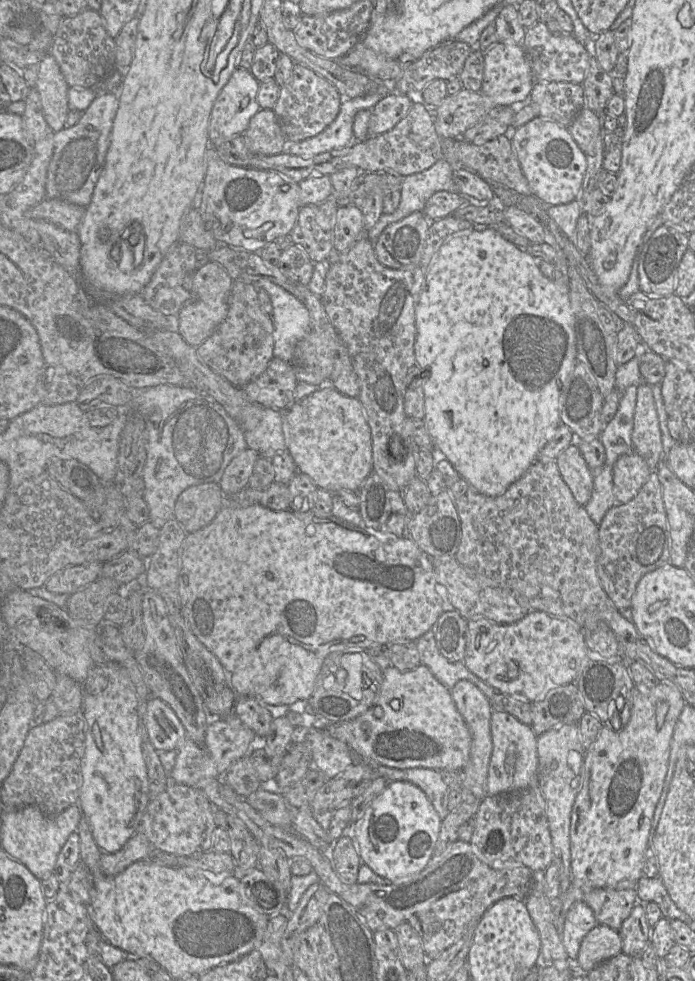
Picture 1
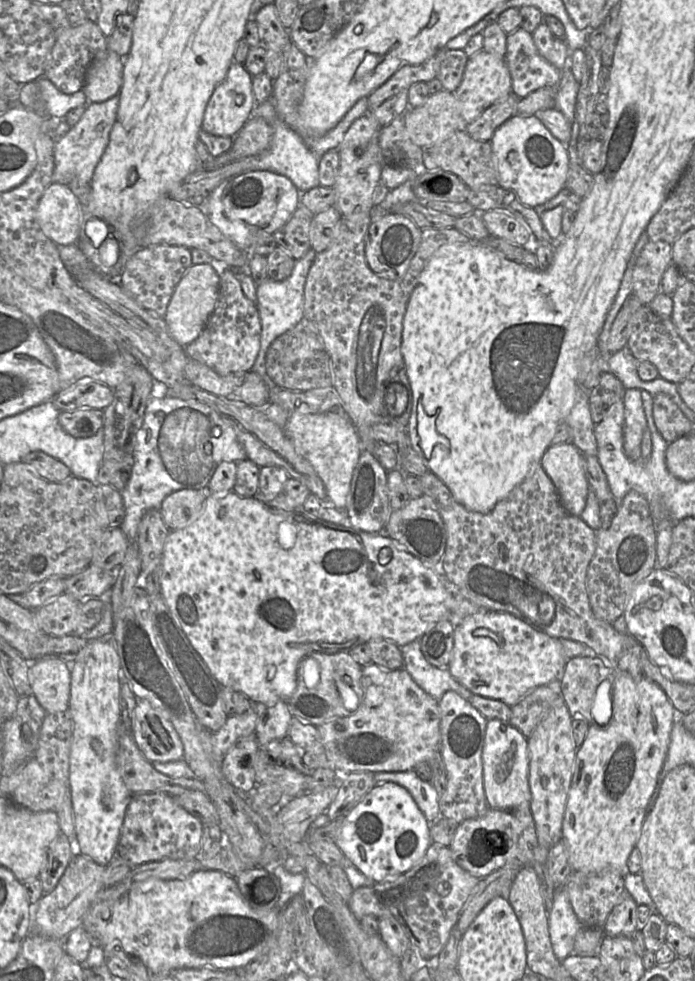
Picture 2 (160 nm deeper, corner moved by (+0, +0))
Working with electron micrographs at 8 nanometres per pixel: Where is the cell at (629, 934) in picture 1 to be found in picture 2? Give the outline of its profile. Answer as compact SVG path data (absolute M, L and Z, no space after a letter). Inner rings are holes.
M626 893L610 912L603 932L608 937L625 936L631 938L637 930L637 907L633 897Z

